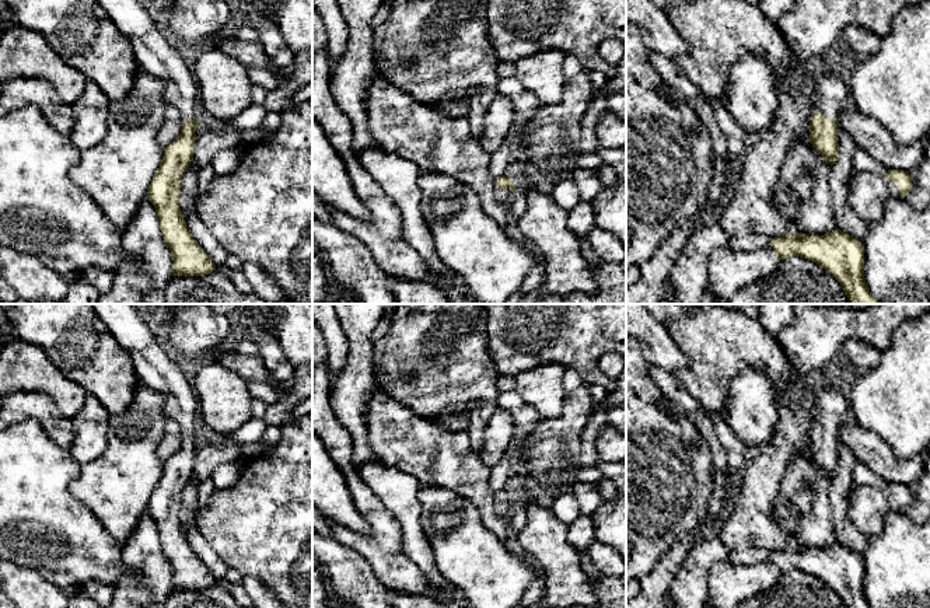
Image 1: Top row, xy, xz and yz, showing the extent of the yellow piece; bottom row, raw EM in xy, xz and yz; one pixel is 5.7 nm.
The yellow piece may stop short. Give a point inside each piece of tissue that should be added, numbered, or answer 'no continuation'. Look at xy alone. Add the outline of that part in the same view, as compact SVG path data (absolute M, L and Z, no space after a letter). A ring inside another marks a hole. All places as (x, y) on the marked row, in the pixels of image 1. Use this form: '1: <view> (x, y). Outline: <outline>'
1: xy (151, 49). Outline: M98 0L116 29L132 43L137 66L164 83L164 99L174 104L182 119L196 122L200 111L199 84L190 64L171 45L167 34L151 20L140 0Z

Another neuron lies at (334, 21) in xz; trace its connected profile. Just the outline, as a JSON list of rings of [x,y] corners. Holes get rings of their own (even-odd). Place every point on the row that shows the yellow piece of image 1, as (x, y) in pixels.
[[[312,0],[312,6],[322,17],[328,35],[326,55],[329,64],[336,63],[347,45],[347,28],[336,0]]]

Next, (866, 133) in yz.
[[[859,111],[840,112],[838,129],[850,136],[856,150],[864,150],[888,170],[910,171],[917,167],[930,141],[930,137],[924,136],[909,146],[896,144],[878,122]]]

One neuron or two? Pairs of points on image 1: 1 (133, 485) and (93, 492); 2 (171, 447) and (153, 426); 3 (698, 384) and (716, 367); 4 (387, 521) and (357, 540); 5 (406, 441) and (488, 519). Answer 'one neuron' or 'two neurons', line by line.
1: one neuron
2: two neurons
3: one neuron
4: one neuron
5: one neuron

